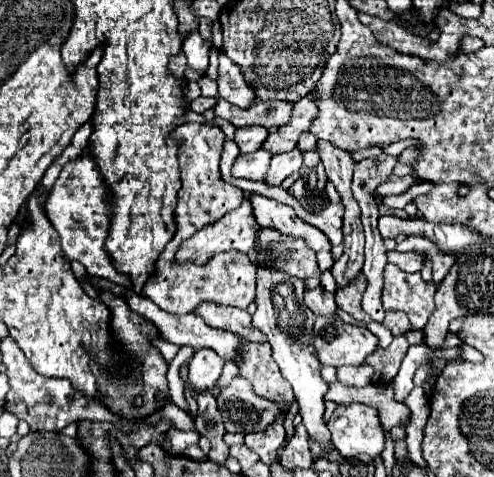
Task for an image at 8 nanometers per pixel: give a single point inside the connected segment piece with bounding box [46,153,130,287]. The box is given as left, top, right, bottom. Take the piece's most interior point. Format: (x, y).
(77, 207)

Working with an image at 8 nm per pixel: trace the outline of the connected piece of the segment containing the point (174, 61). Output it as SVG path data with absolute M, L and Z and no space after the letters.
M180 53L176 57L170 57L170 71L176 77L182 77L184 75L184 69L186 69L186 55L184 53Z

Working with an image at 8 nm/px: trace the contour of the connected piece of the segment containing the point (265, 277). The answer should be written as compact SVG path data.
M256 265L256 313L252 315L252 325L256 329L260 329L266 337L268 343L272 345L272 357L278 363L282 377L292 385L296 401L300 405L300 415L304 417L304 427L308 429L310 437L318 443L330 443L330 431L324 423L324 395L328 391L328 383L320 377L320 361L316 359L314 347L312 347L312 327L314 327L314 313L310 313L310 309L306 309L304 305L304 281L298 277L290 277L284 271L272 269L272 267L262 267Z

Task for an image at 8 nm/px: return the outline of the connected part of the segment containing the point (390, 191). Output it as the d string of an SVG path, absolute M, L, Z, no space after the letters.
M390 175L382 185L378 185L378 189L374 189L374 195L400 195L408 191L412 185L414 185L414 179L410 175L406 177Z

